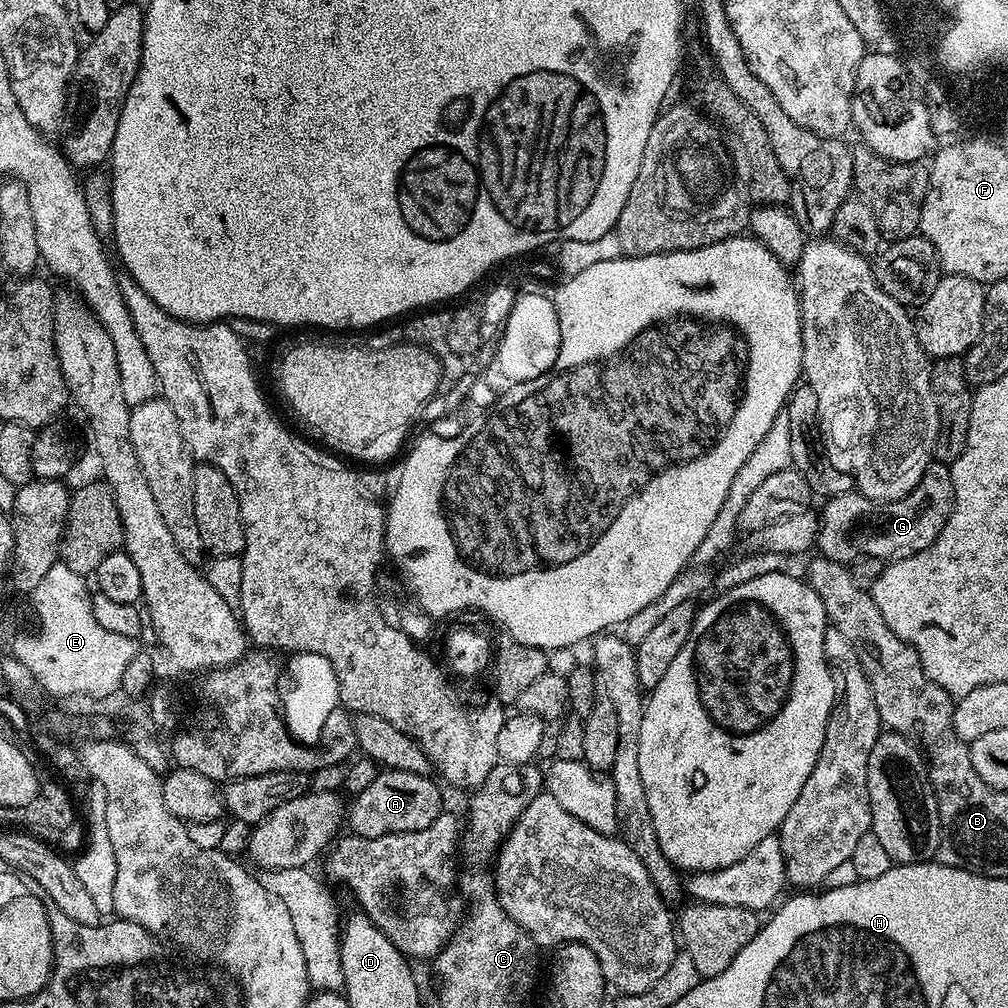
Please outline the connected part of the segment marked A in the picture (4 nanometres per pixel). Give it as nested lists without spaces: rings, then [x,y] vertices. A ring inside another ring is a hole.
[[[381,771],[380,776],[374,778],[374,782],[370,782],[370,786],[366,786],[366,790],[362,790],[351,801],[352,809],[346,812],[347,827],[349,824],[352,827],[349,829],[355,835],[366,838],[426,830],[426,826],[430,826],[430,822],[434,822],[434,818],[438,818],[442,811],[441,785],[430,777],[419,772]]]

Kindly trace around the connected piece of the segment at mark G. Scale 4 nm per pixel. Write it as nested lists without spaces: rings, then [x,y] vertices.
[[[933,462],[918,486],[897,500],[871,500],[855,490],[831,497],[819,517],[820,532],[815,547],[819,555],[845,566],[863,557],[876,557],[885,562],[901,560],[926,550],[936,541],[950,518],[955,501],[951,467]]]

